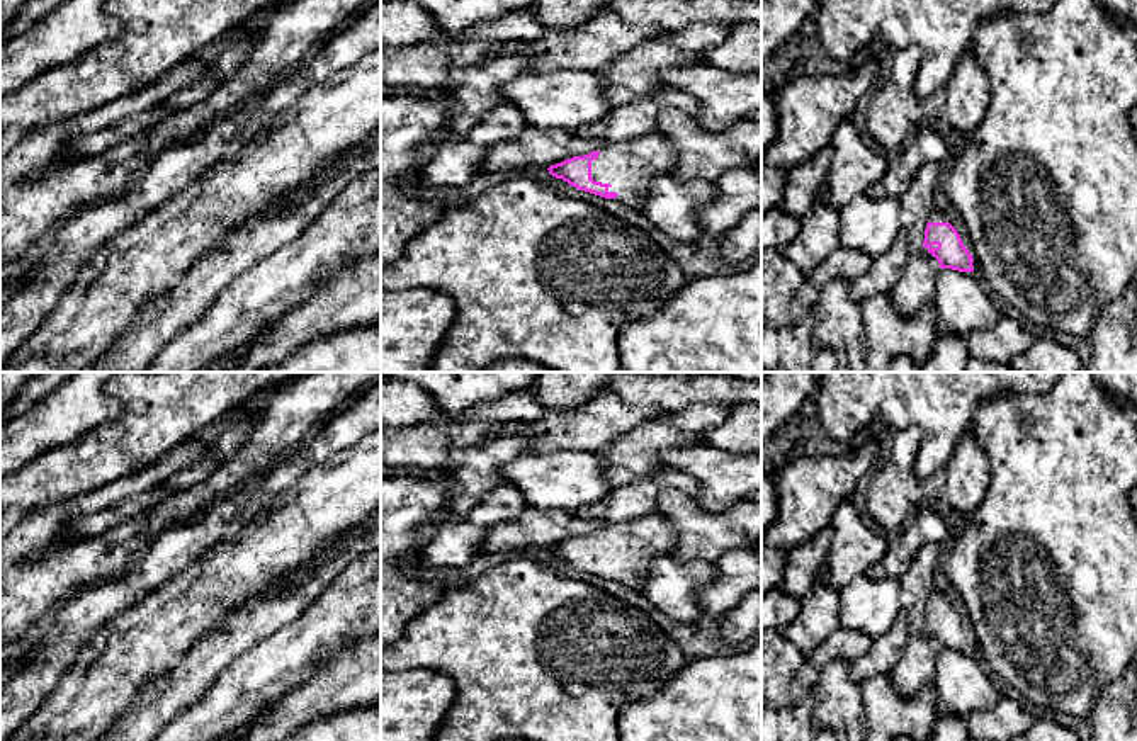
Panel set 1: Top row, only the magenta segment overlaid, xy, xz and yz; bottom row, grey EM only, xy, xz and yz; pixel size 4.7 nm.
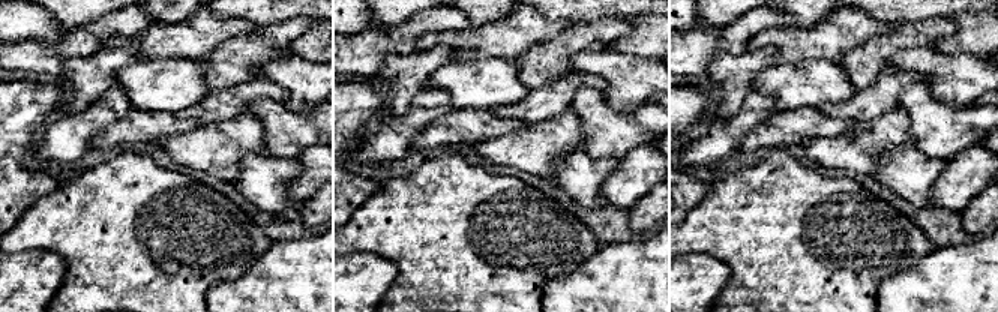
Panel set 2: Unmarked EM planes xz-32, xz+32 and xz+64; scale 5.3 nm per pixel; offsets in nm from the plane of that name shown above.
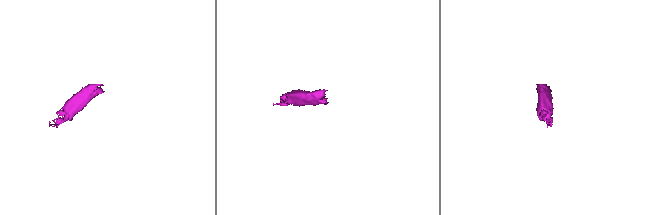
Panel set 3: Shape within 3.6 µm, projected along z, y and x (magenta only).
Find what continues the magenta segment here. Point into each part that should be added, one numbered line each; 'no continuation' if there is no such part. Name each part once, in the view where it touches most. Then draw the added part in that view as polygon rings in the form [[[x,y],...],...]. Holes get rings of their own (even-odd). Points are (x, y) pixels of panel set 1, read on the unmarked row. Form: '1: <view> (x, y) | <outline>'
1: xz (629, 548) | [[[658,512],[598,532],[591,542],[591,559],[608,564],[608,573],[619,574],[615,581],[634,590],[644,583],[653,561],[670,556],[676,544],[676,532]]]

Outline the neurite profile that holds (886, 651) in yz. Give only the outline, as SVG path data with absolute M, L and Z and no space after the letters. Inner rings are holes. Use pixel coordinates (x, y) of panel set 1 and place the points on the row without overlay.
M901 610L891 629L872 641L870 651L860 659L850 661L850 676L855 683L862 685L875 675L891 675L911 637L908 624L908 614Z

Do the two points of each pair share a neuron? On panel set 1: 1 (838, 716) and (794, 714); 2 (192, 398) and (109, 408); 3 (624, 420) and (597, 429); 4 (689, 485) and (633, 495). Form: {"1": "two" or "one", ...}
{"1": "two", "2": "two", "3": "one", "4": "one"}

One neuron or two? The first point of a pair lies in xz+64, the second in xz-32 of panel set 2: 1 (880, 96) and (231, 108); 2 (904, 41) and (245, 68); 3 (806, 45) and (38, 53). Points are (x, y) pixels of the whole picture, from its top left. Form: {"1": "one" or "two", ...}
{"1": "one", "2": "one", "3": "two"}

